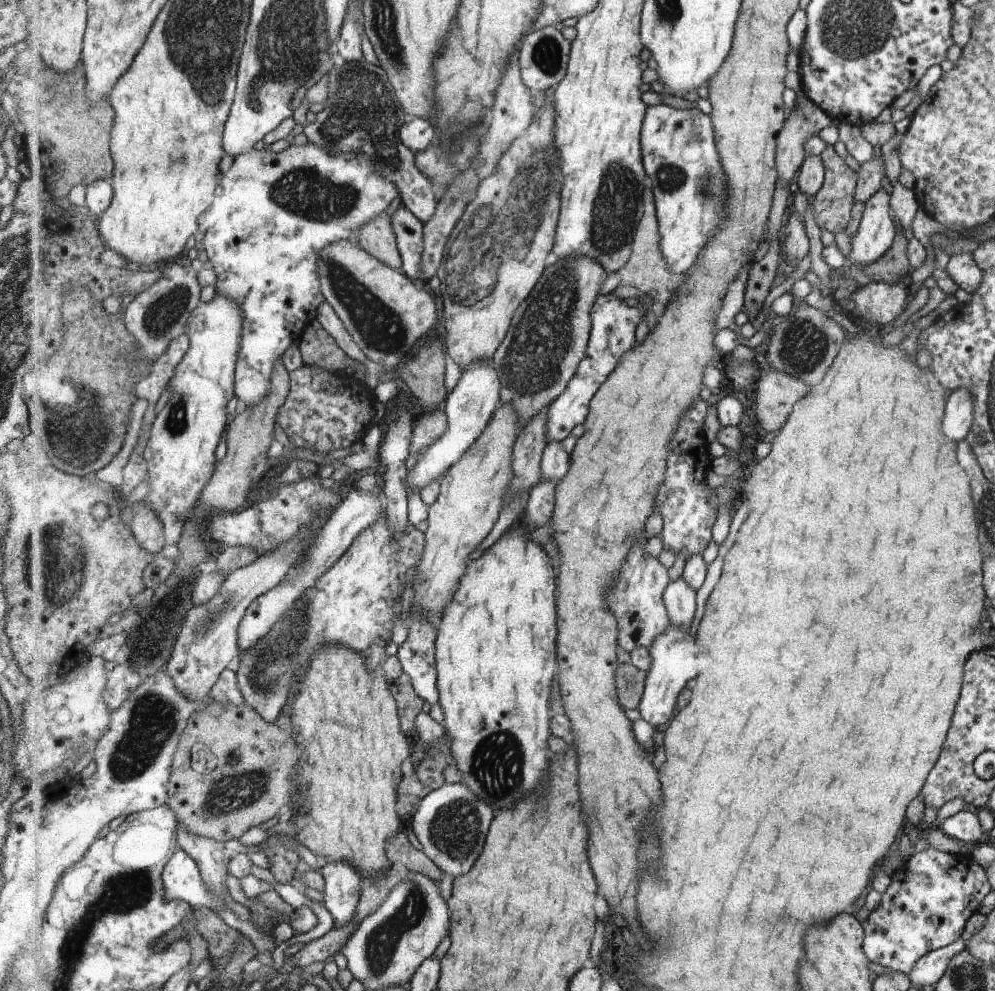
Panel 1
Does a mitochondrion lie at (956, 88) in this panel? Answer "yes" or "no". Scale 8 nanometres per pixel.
no

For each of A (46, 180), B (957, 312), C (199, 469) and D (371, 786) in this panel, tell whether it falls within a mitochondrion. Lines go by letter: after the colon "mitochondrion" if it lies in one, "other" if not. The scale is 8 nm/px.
A: other
B: other
C: other
D: other

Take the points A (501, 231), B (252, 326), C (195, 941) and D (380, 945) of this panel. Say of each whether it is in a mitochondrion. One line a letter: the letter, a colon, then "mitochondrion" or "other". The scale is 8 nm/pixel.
A: mitochondrion
B: other
C: other
D: mitochondrion

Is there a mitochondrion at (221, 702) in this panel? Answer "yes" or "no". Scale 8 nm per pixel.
no

